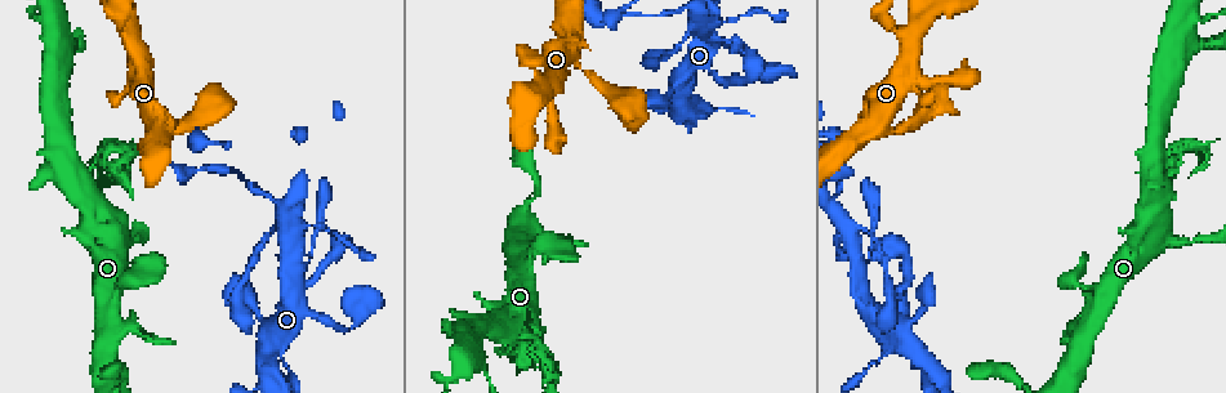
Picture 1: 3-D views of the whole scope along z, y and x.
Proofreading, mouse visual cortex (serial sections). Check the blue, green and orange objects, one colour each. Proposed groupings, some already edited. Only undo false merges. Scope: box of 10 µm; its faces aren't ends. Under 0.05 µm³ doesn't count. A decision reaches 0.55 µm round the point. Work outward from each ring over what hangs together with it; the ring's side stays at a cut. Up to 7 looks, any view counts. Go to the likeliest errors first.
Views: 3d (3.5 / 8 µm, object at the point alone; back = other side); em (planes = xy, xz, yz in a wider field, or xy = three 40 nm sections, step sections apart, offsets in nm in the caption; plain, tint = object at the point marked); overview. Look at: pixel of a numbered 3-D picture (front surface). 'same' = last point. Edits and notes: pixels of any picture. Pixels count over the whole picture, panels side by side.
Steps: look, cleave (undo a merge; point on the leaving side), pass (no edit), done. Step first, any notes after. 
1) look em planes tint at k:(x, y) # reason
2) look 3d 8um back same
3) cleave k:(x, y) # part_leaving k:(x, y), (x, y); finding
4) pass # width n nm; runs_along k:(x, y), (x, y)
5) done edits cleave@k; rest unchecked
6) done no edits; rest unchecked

look 3d 8um at 1:(106, 183) # sharp bend

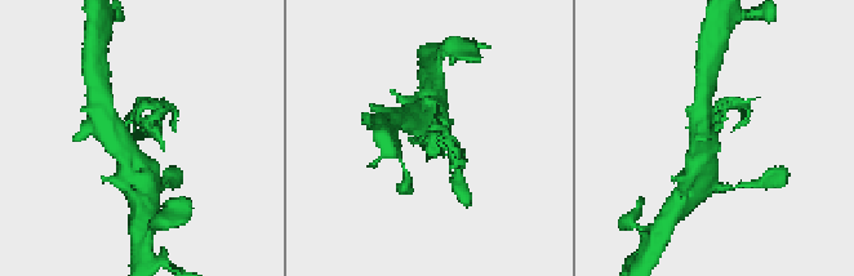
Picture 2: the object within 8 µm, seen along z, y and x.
look 3d 3.5um same

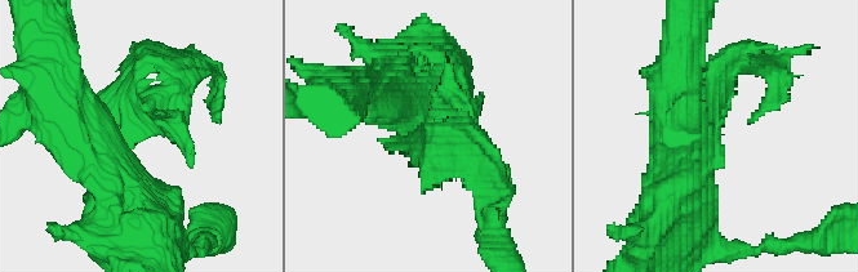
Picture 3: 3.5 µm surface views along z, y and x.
pass # runs_along 3:(123, 190), (119, 154), (186, 79); one cell here

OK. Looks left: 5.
look 3d 3.5um at 1:(286, 232) # side arm on a straight run

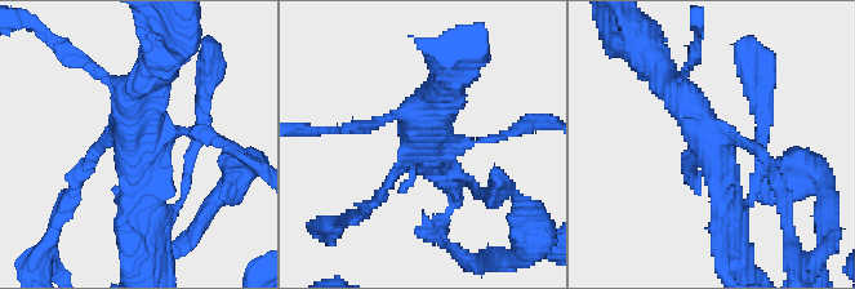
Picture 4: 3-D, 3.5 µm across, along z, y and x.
look em xy step 3 tint at 4:(135, 142)

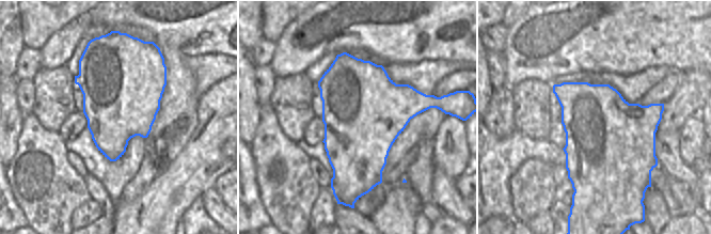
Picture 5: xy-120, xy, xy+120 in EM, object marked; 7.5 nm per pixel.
look em xy step 5 tint same # another direction

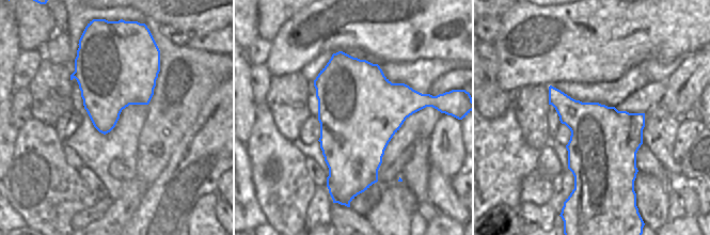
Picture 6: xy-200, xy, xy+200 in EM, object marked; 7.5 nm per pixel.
pass # all the same cell

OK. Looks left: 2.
look 3d 8um at 1:(893, 128) # sudden change in width

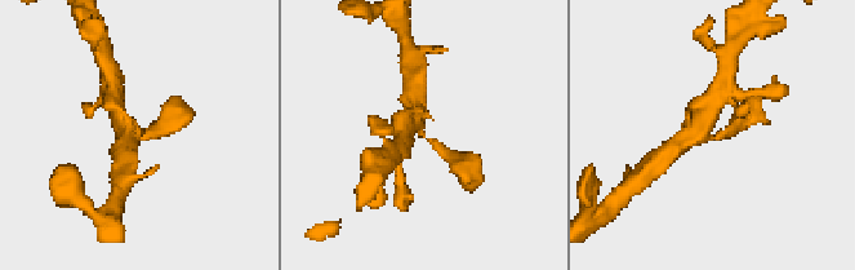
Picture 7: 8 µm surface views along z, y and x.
look em xy step 5 tint same # shape alone is not enough

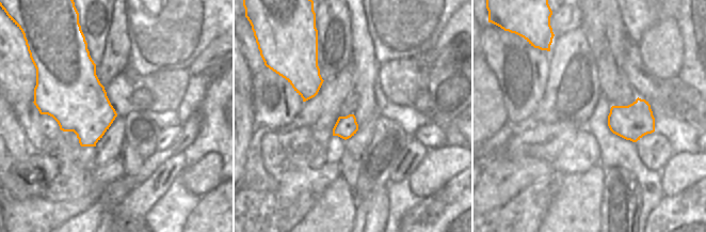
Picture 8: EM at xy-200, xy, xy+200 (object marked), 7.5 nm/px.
pass # runs_along 7:(402, 128), (417, 125), (423, 137), (452, 155); one cell here

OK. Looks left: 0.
done no edits; rest unchecked

